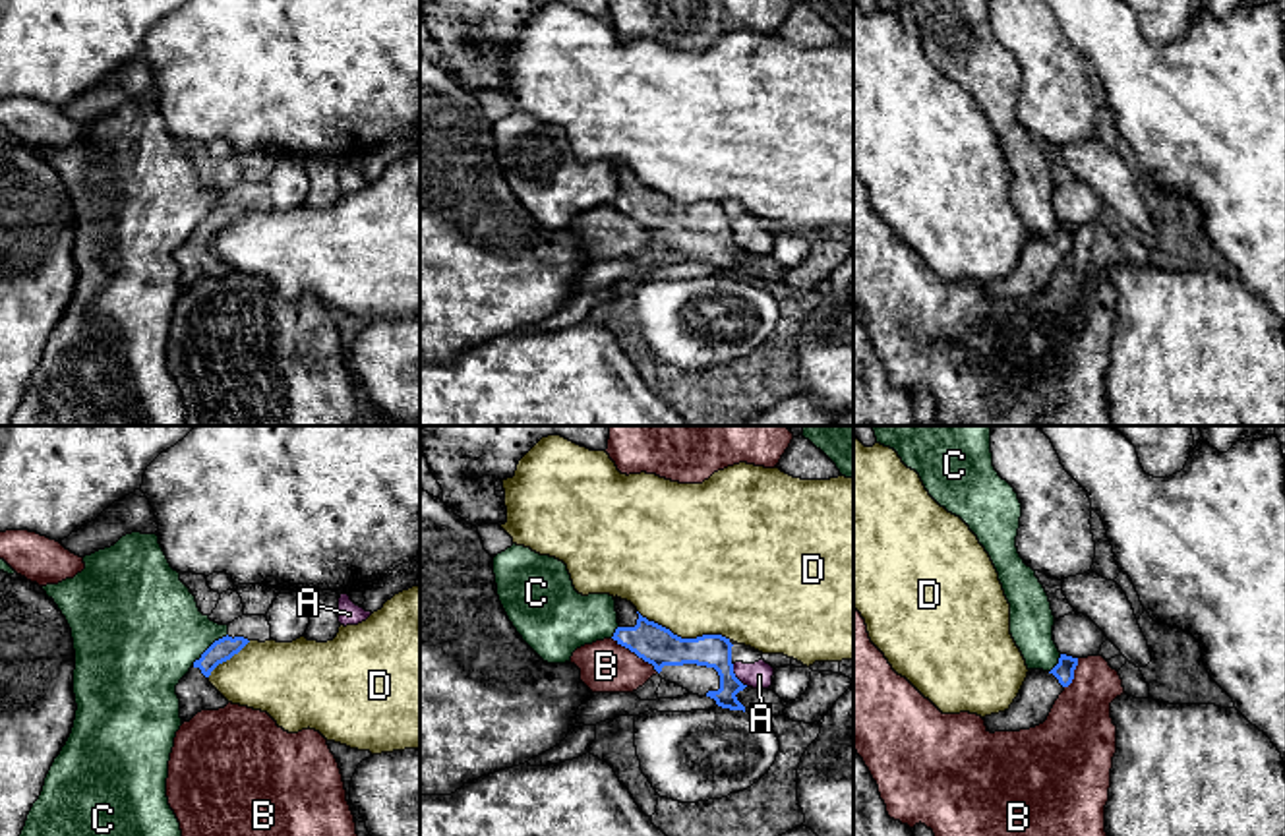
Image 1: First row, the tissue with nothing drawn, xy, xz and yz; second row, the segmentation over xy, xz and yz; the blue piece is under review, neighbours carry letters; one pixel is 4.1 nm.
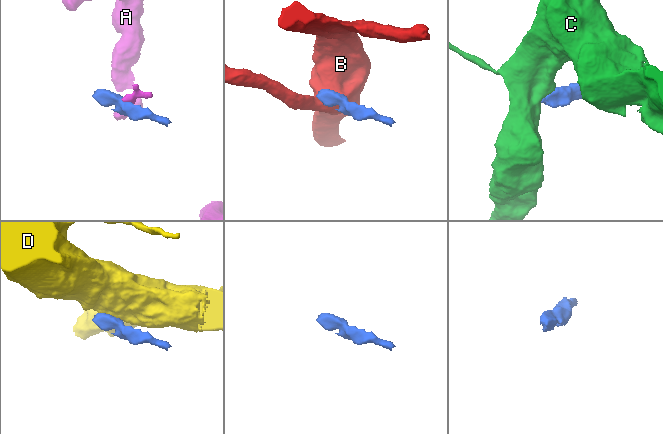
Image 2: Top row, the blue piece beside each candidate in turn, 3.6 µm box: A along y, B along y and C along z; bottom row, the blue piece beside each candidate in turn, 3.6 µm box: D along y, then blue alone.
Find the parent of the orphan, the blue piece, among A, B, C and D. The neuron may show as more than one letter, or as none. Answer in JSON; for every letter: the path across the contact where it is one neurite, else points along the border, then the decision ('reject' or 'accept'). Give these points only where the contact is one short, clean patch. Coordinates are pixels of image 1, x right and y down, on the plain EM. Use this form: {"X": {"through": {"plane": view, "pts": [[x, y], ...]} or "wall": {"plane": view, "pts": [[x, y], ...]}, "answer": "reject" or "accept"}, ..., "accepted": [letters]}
{"A": {"wall": {"plane": "xz", "pts": [[732, 231], [732, 238], [747, 252]]}, "answer": "reject"}, "B": {"answer": "reject"}, "C": {"answer": "reject"}, "D": {"wall": {"plane": "xz", "pts": [[637, 177], [682, 204], [724, 202], [730, 206]]}, "answer": "reject"}, "accepted": []}

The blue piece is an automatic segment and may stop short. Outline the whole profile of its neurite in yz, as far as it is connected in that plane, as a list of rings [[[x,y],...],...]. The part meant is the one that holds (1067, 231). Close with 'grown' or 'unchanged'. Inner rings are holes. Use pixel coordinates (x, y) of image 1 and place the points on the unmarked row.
[[[1061,221],[1051,238],[1030,236],[1008,277],[985,283],[987,298],[1020,298],[1043,290],[1059,265],[1072,250],[1078,224]]]; grown

